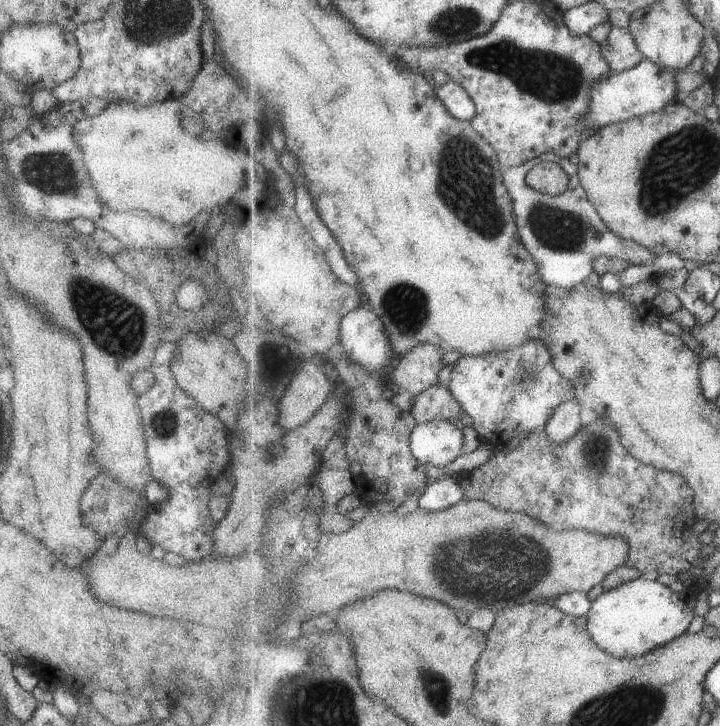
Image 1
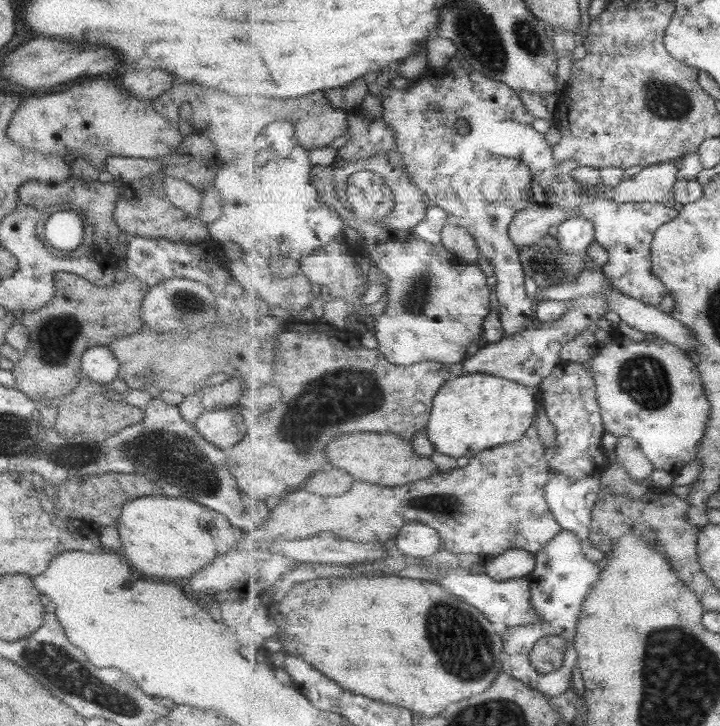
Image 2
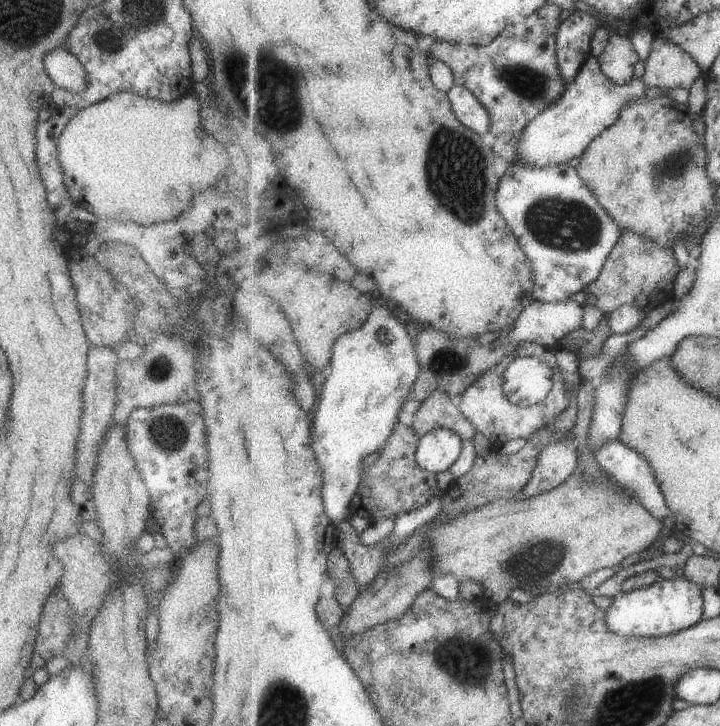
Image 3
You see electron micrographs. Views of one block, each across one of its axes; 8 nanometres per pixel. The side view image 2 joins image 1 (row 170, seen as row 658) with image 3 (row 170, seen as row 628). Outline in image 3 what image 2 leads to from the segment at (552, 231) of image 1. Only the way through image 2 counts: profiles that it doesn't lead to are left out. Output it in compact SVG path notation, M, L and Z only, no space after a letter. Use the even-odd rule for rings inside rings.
M525 163L515 170L513 165L509 166L503 180L500 180L498 209L531 259L536 284L534 298L544 303L567 302L575 294L588 289L599 278L605 258L609 258L624 233L622 226L607 212L594 192L591 192L578 173L578 167L568 163L544 167Z

